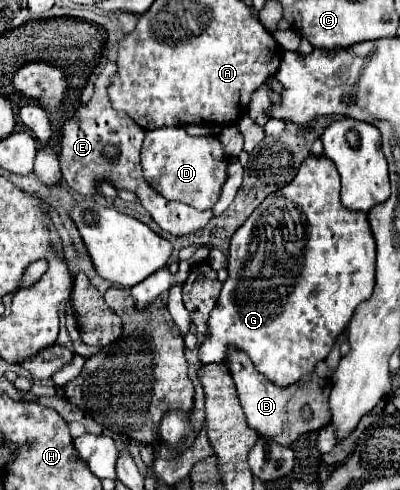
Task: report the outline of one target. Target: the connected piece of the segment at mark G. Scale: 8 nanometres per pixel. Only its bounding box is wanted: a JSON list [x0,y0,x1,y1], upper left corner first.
[200,156,376,386]

